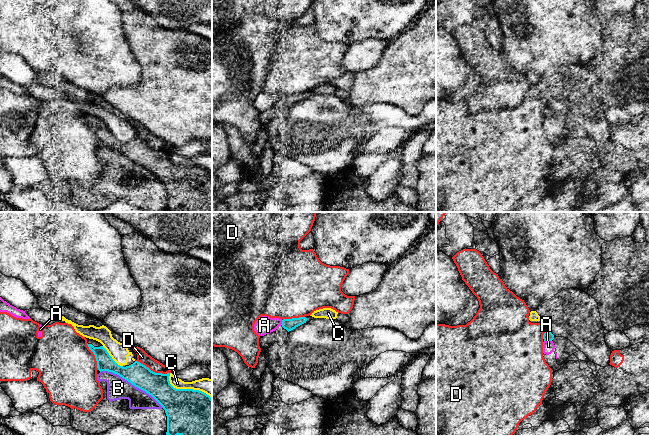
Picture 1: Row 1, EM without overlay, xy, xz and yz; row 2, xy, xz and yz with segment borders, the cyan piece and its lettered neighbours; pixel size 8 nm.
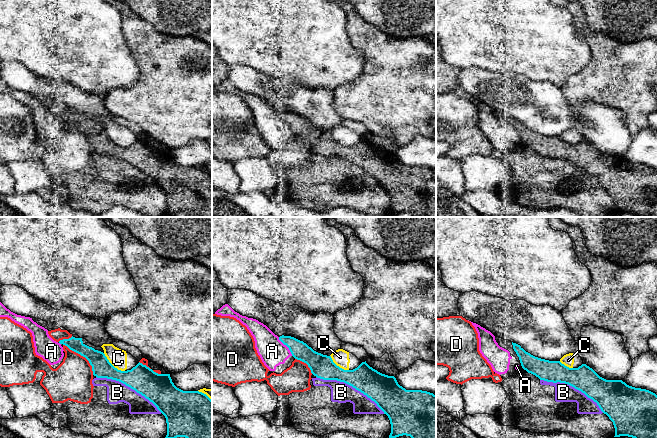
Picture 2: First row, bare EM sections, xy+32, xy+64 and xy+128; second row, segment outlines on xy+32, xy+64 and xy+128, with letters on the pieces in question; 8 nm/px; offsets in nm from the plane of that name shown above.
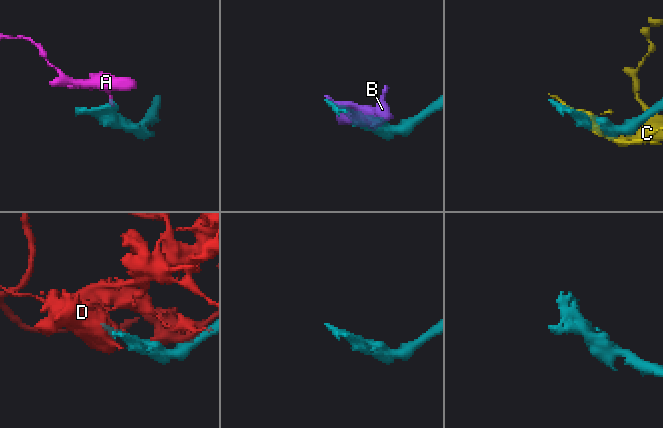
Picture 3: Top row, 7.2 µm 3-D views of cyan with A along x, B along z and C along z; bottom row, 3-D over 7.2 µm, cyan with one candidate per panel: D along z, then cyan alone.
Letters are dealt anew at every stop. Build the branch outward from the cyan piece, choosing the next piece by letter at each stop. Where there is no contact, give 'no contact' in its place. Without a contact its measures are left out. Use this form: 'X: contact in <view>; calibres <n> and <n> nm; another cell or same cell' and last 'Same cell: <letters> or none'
A: contact in yz; calibres 80 and 100 nm; another cell
B: contact in xy; calibres 200 and 180 nm; another cell
C: contact in xy; calibres 380 and 140 nm; another cell
D: contact in xy; calibres 200 and 90 nm; another cell
Same cell: none

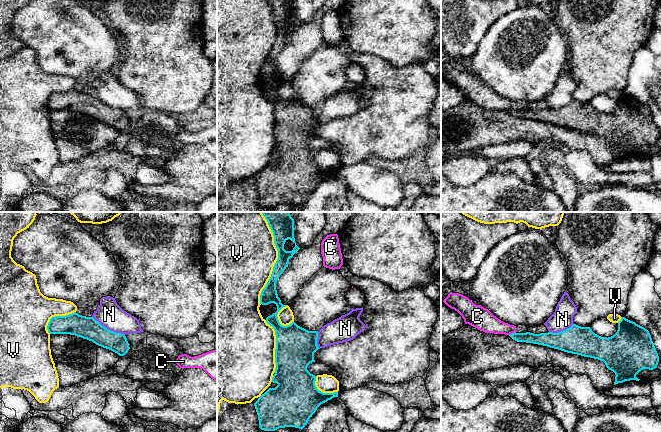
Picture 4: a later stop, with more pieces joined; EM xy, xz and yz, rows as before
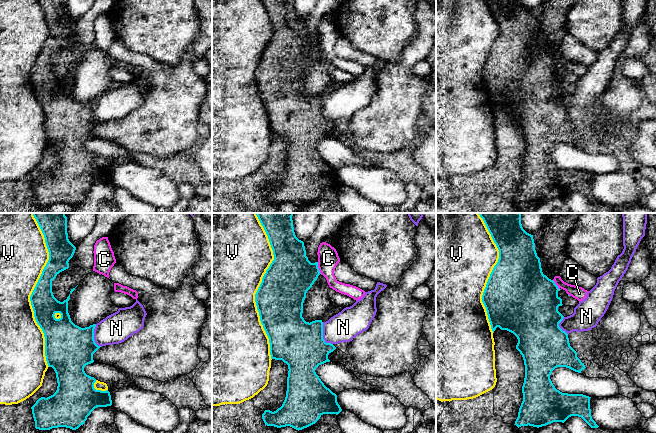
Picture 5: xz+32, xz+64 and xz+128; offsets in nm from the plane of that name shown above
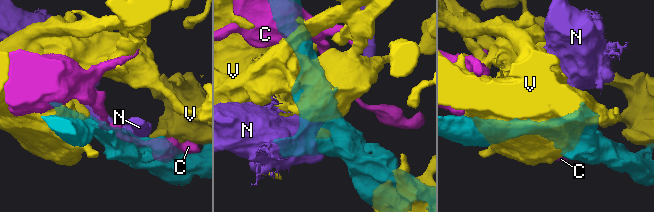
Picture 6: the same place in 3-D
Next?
C: contact in yz; calibres 100 and 170 nm; another cell
N: contact in xy; calibres 180 and 220 nm; another cell
V: contact in xz; calibres 180 and 460 nm; another cell
Same cell: none

